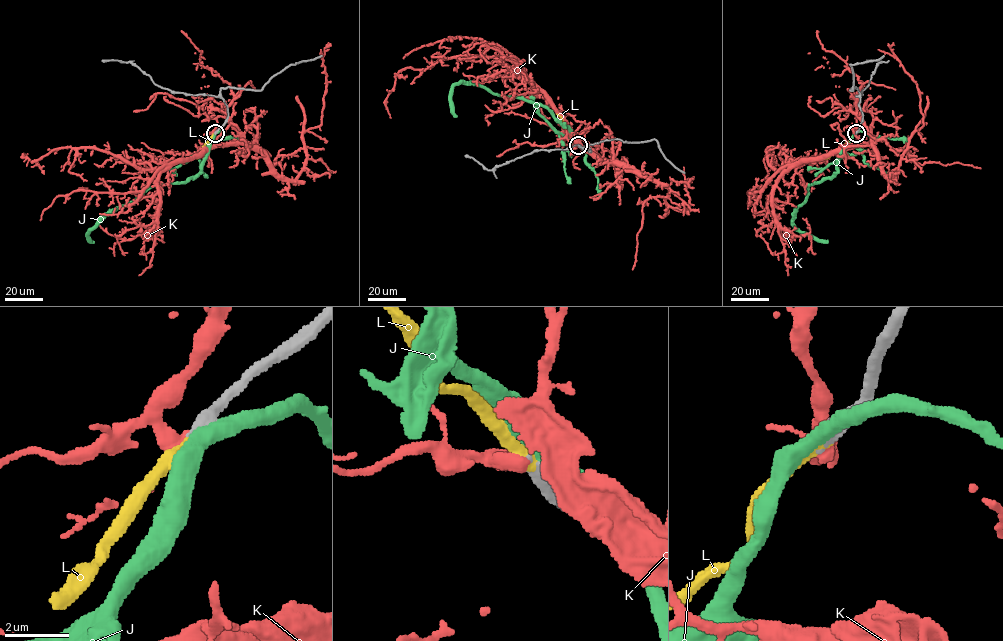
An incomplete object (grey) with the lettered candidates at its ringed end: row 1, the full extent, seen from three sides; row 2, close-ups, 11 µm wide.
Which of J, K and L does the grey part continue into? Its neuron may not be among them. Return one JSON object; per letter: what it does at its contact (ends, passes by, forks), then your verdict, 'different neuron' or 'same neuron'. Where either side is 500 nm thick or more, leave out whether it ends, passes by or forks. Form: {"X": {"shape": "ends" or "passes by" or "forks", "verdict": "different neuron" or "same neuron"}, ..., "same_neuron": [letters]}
{"J": {"verdict": "different neuron"}, "K": {"verdict": "different neuron"}, "L": {"verdict": "same neuron"}, "same_neuron": ["L"]}

